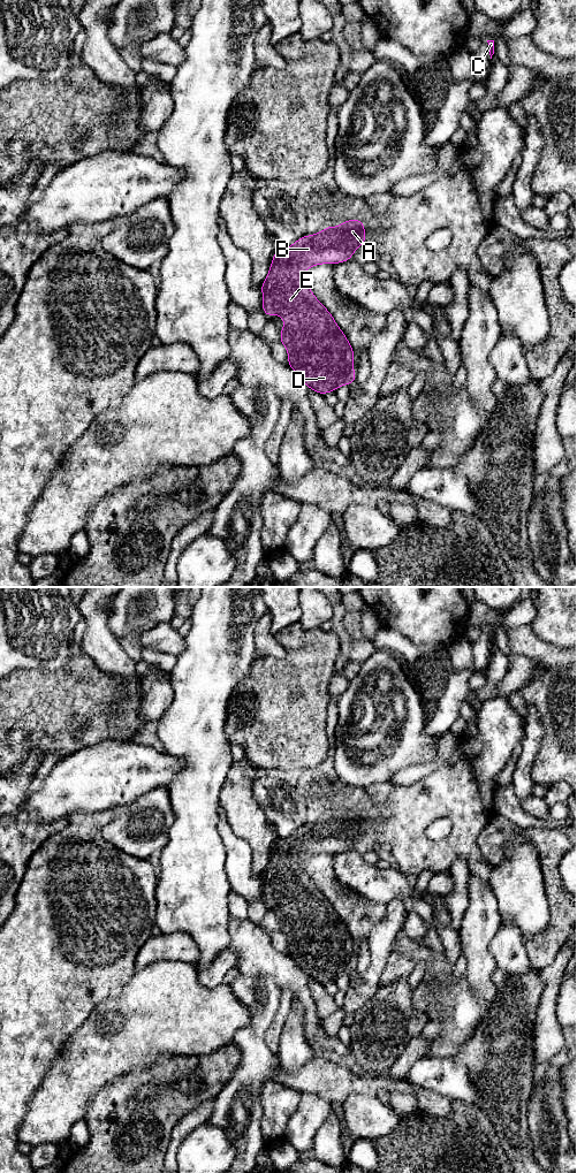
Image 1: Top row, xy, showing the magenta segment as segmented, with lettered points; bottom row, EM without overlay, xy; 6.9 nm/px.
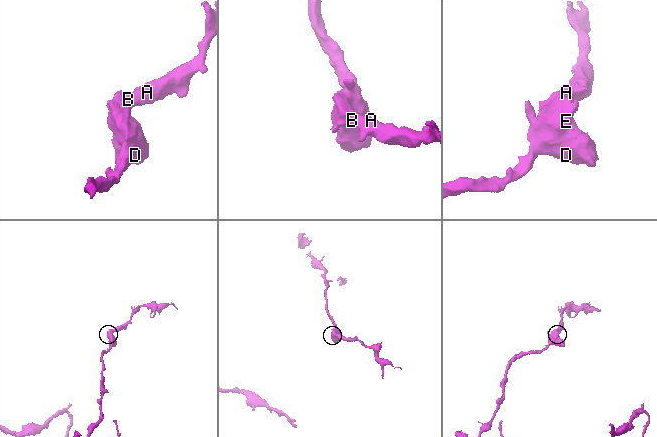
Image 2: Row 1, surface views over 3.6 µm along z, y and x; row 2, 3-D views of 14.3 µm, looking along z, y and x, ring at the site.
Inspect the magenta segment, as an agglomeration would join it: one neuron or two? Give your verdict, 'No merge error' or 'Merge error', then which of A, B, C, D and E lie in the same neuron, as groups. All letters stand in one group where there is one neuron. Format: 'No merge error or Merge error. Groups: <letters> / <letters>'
No merge error. Groups: A B C D E

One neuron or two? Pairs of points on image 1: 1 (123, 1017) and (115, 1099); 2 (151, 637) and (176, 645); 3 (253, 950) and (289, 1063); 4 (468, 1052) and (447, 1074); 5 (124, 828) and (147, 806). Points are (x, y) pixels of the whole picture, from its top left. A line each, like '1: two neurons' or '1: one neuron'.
1: two neurons
2: one neuron
3: two neurons
4: two neurons
5: one neuron

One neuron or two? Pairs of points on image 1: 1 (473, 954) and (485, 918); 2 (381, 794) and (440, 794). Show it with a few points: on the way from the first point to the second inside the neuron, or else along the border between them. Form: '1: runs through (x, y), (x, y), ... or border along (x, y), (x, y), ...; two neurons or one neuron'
1: runs through (475, 945), (478, 927); one neuron
2: border along (395, 786), (382, 801), (370, 799); two neurons

